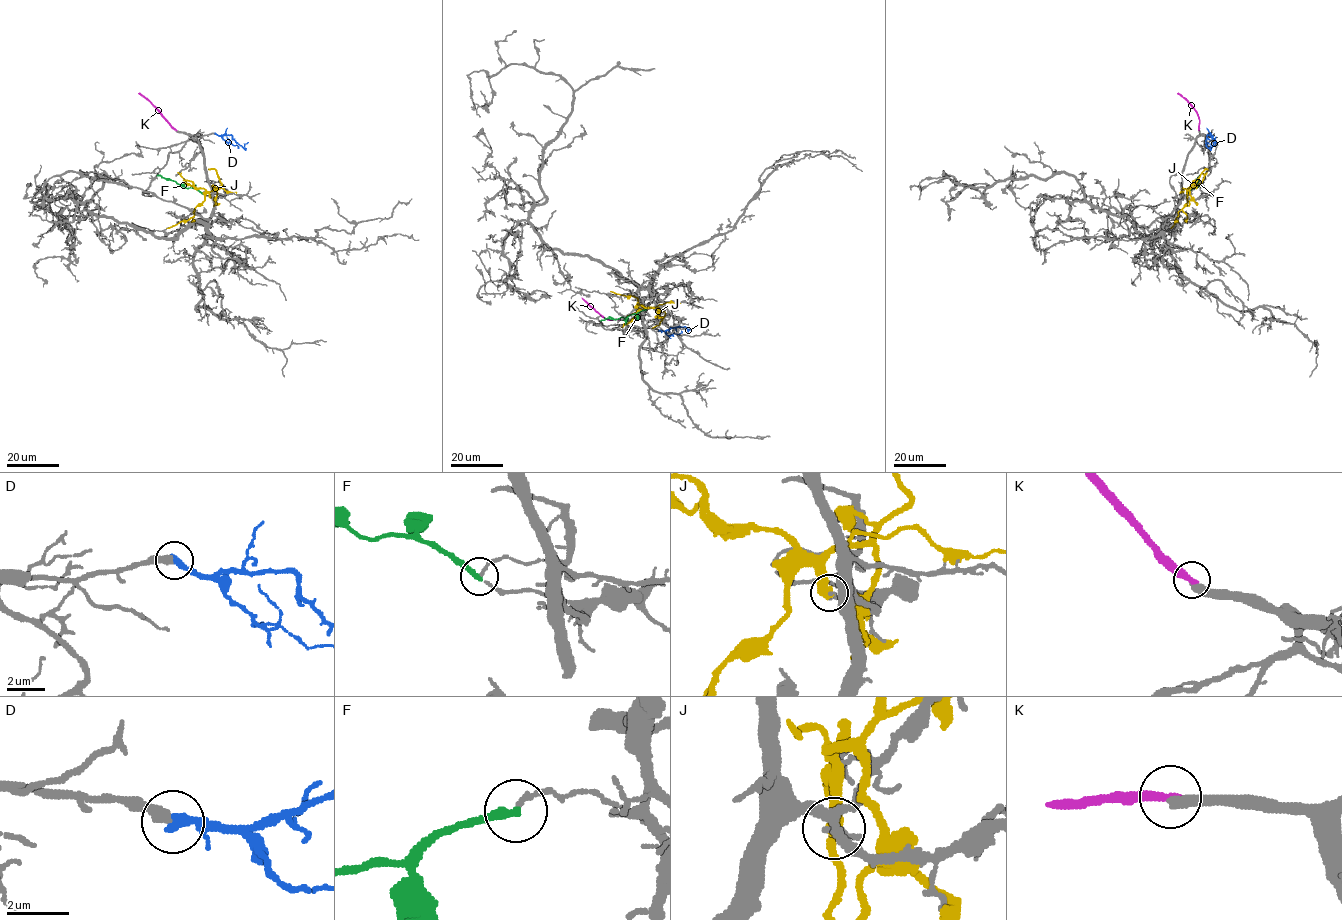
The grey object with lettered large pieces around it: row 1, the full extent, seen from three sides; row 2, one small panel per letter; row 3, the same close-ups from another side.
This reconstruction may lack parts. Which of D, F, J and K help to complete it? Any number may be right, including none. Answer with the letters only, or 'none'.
D

